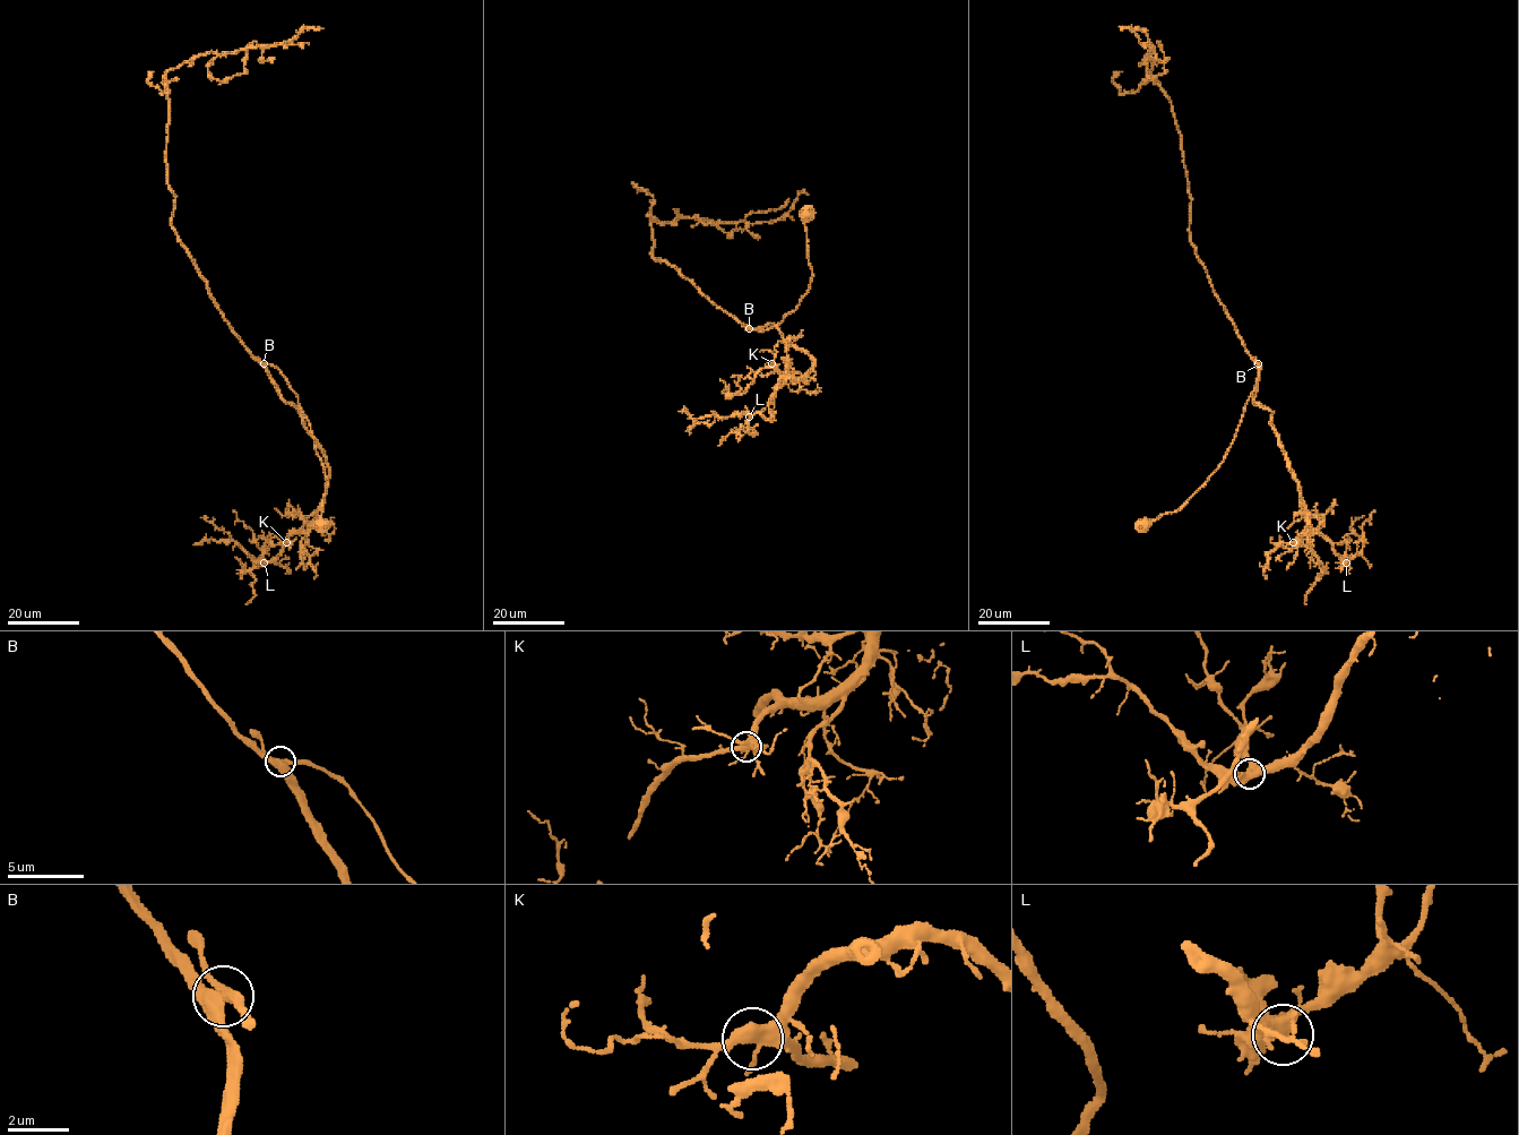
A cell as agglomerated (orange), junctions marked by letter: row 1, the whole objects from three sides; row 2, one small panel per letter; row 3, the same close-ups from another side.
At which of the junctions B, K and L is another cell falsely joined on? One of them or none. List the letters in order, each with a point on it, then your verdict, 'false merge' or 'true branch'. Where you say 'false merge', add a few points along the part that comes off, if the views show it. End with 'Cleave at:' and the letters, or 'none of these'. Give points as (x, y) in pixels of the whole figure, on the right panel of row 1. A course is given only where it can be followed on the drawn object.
B: place (1258, 363); true branch
K: place (1293, 542); true branch
L: place (1346, 562); true branch
Cleave at: none of these

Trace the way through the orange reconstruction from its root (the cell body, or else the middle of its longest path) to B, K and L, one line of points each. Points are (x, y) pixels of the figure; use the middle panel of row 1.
B: (807, 213), (807, 257), (812, 273), (810, 287), (796, 308), (778, 324), (764, 330), (749, 328)
K: (807, 213), (810, 287), (778, 324), (751, 328), (771, 323), (813, 366), (793, 378), (771, 363)
L: (807, 213), (810, 287), (778, 324), (751, 328), (771, 323), (813, 366), (801, 378), (784, 377), (749, 416)

